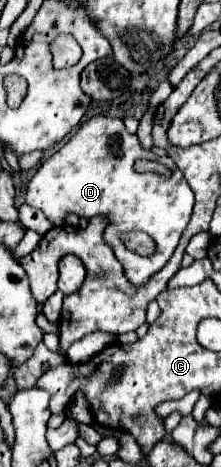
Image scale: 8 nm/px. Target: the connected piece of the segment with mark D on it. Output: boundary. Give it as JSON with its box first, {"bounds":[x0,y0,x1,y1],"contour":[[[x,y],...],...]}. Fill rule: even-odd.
{"bounds":[25,114,193,286],"contour":[[[101,114],[93,116],[71,136],[63,148],[59,148],[39,166],[27,186],[25,202],[41,210],[55,226],[61,226],[69,212],[75,212],[83,218],[107,214],[111,224],[105,230],[105,242],[109,242],[109,246],[115,250],[127,280],[133,286],[143,286],[167,264],[173,250],[177,248],[177,242],[191,218],[193,192],[171,158],[161,160],[173,172],[171,178],[159,174],[137,174],[133,170],[137,158],[151,160],[155,154],[141,148],[137,136],[125,130],[123,120]],[[133,230],[149,234],[159,248],[159,256],[143,258],[137,252],[127,250],[121,242],[121,234]]]}

